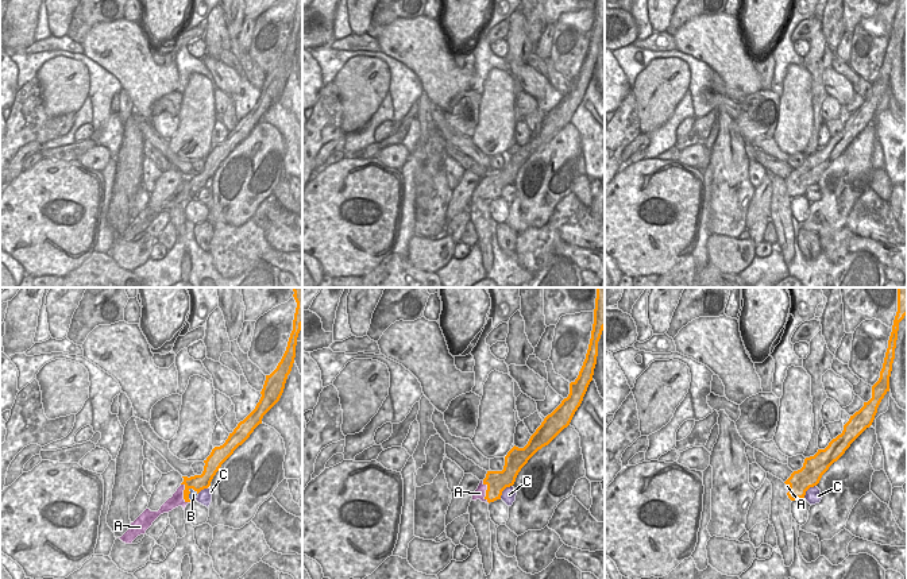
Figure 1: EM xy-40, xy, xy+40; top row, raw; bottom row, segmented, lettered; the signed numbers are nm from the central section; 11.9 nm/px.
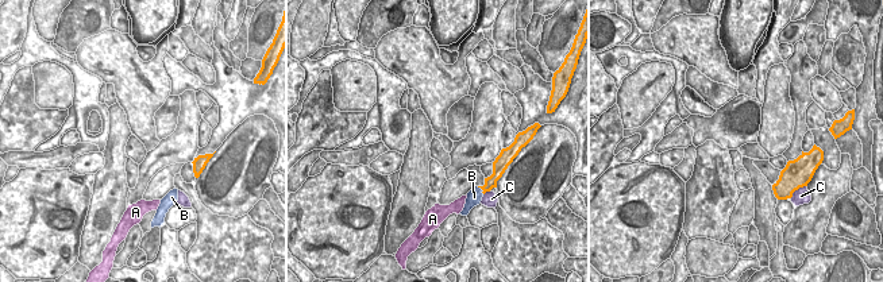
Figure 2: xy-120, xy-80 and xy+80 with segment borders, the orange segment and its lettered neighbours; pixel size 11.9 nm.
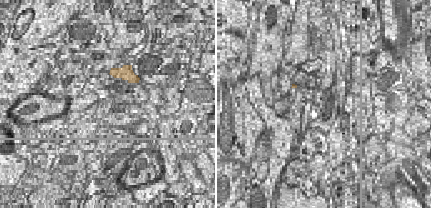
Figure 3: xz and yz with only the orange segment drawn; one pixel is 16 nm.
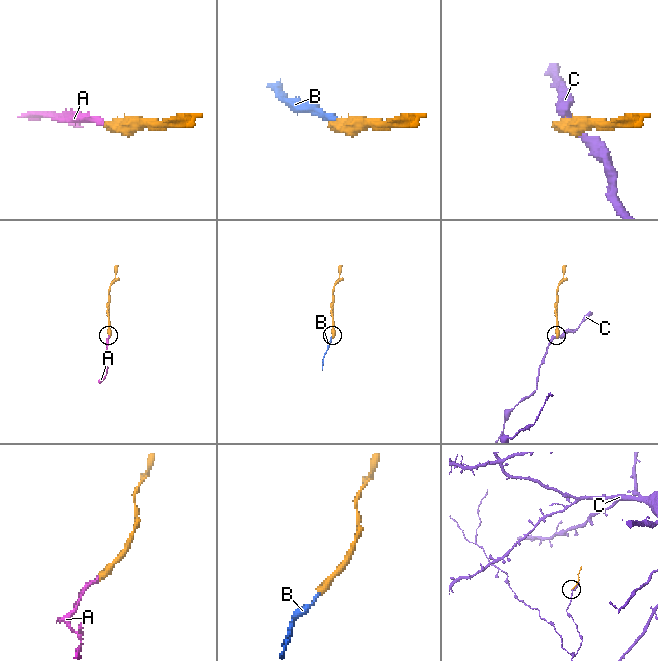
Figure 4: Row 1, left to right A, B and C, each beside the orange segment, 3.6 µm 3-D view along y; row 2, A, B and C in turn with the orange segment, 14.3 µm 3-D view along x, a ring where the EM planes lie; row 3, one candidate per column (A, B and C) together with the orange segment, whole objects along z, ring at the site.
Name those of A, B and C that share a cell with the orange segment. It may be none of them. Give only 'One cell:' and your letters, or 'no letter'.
One cell: B

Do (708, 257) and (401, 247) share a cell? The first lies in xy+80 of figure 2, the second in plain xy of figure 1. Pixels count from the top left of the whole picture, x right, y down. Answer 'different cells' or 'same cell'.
different cells

